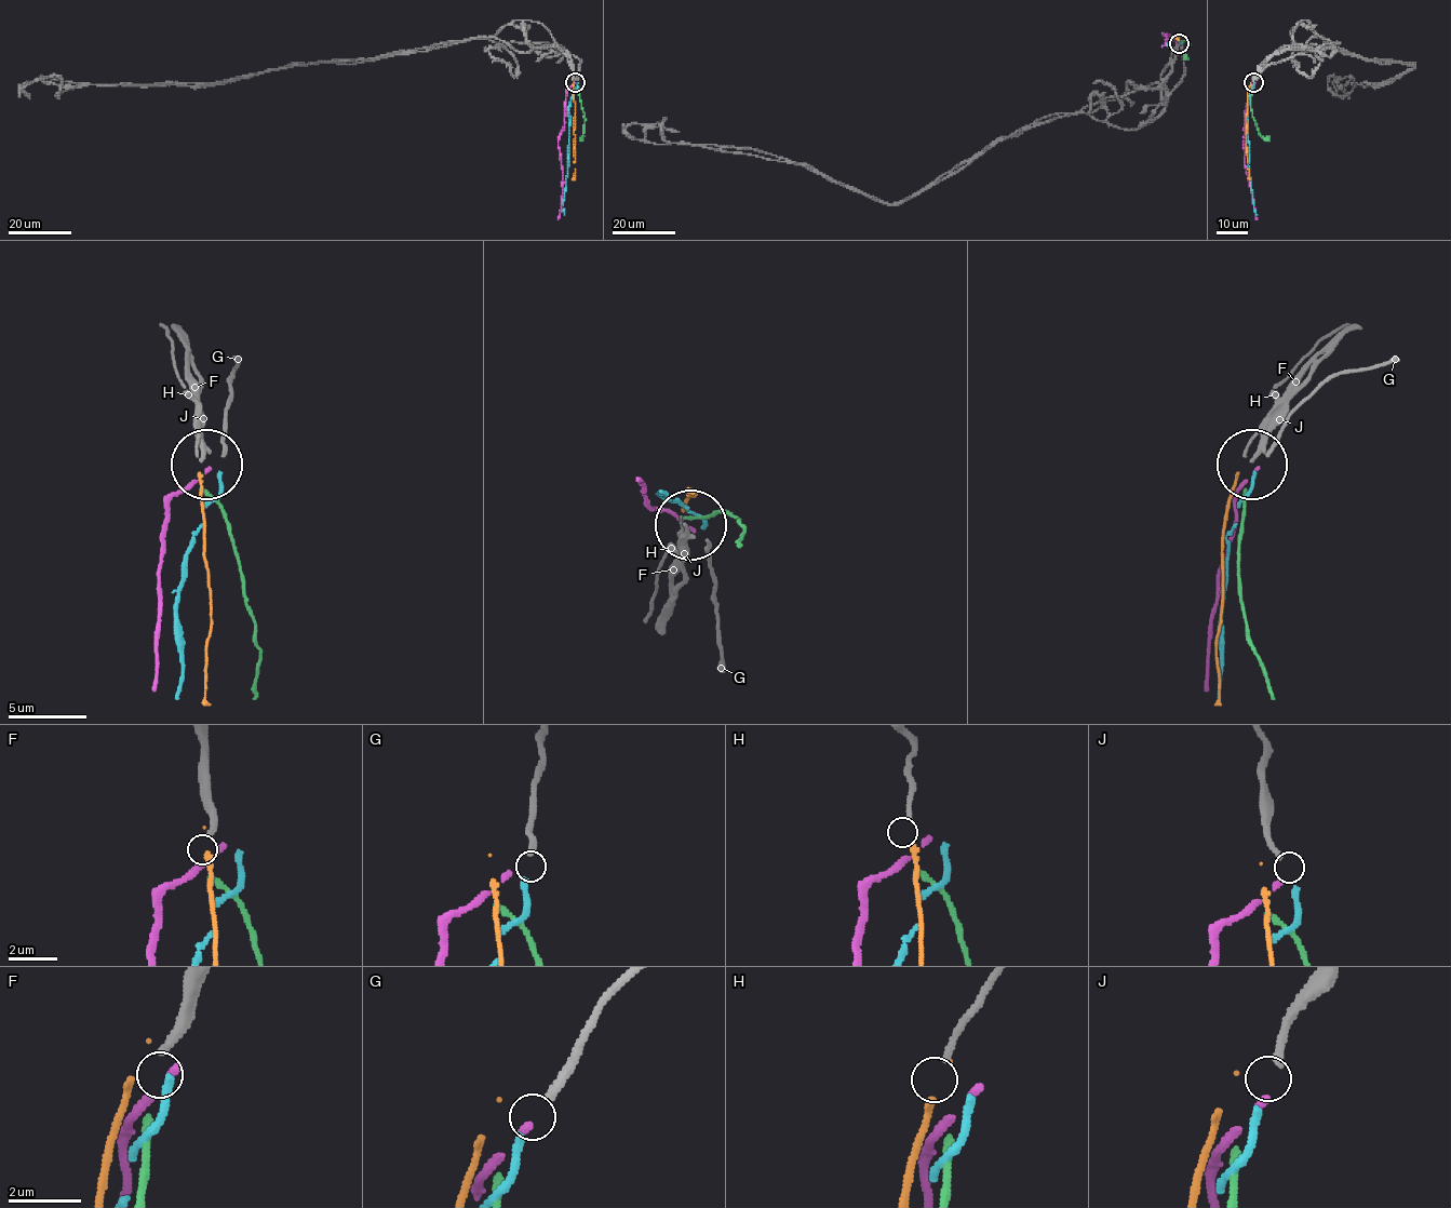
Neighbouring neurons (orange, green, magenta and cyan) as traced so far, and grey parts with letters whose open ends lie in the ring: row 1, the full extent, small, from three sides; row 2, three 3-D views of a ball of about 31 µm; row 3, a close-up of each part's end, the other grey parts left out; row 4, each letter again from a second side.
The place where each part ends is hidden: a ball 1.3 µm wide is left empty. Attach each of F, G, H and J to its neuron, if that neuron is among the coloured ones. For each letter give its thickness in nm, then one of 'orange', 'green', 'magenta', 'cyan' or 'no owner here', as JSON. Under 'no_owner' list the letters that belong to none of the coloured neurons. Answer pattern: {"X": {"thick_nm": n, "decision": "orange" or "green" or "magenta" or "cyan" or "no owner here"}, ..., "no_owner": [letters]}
{"F": {"thick_nm": 240, "decision": "no owner here"}, "G": {"thick_nm": 240, "decision": "cyan"}, "H": {"thick_nm": 160, "decision": "orange"}, "J": {"thick_nm": 240, "decision": "magenta"}, "no_owner": ["F"]}

